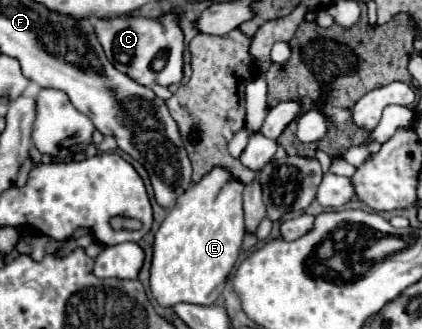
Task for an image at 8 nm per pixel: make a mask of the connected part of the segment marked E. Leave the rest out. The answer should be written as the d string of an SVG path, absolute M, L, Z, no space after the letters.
M213 167L169 209L153 243L151 293L159 305L213 305L217 301L245 237L243 189L245 185L235 179L229 169Z

